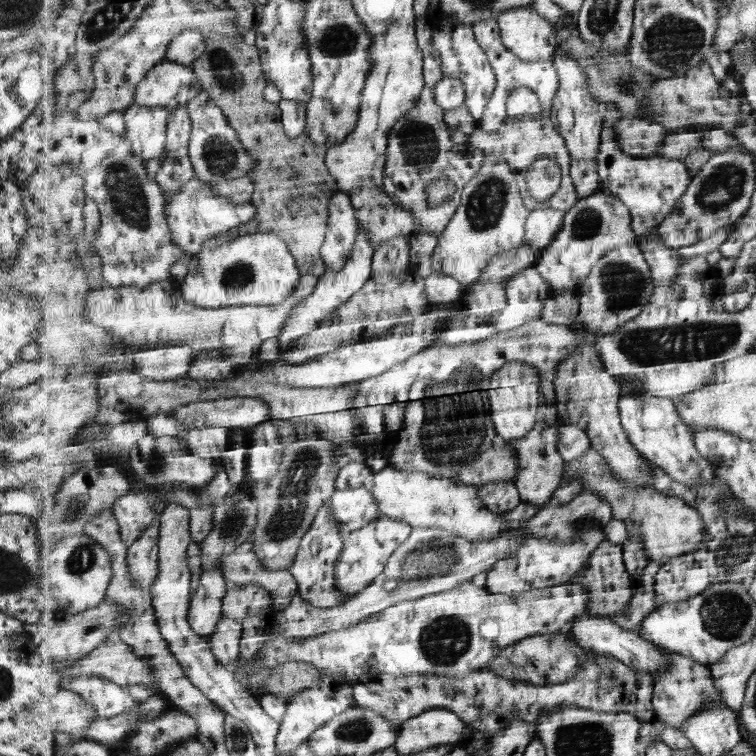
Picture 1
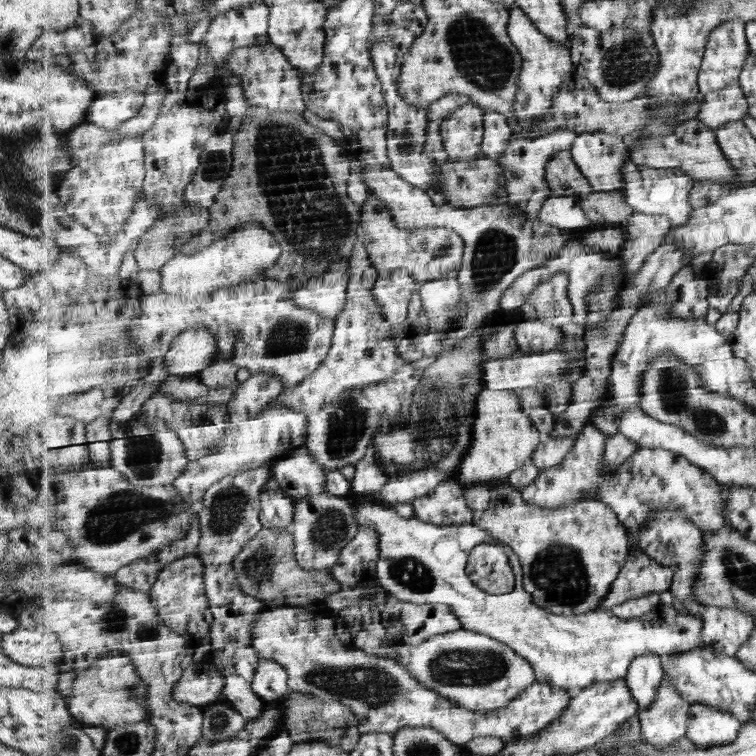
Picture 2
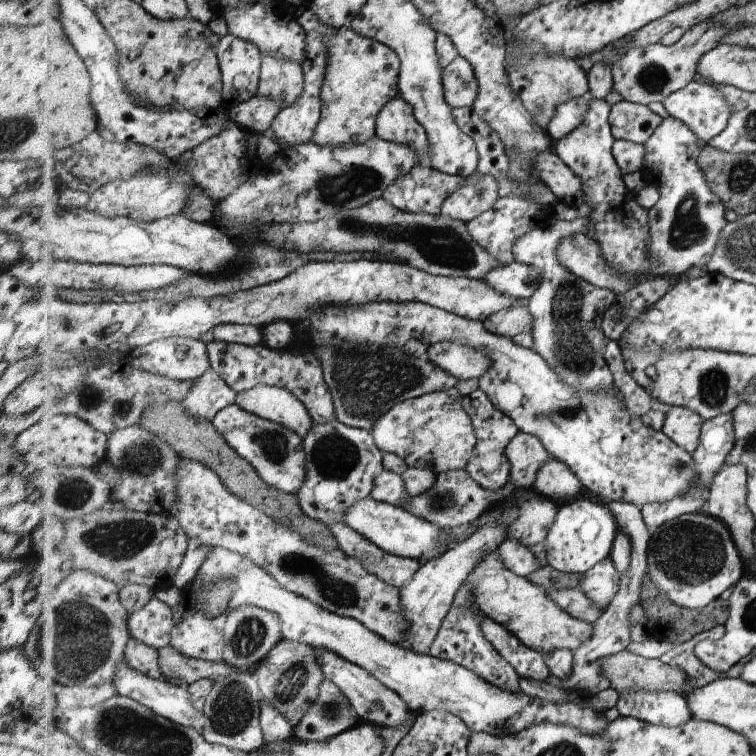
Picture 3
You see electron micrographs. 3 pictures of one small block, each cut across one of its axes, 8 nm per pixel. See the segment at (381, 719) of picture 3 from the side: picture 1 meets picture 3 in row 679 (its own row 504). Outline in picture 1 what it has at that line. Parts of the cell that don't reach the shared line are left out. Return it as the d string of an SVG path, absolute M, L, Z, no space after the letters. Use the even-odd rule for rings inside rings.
M367 486L336 491L327 500L333 516L339 520L341 536L362 529L380 518L379 504Z

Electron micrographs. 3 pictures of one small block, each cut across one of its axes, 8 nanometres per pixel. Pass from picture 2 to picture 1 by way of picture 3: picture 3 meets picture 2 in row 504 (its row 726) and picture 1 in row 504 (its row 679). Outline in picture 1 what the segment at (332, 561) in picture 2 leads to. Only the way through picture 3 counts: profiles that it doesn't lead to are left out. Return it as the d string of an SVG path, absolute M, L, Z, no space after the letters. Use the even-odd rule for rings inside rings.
M326 501L319 510L313 526L302 539L295 563L290 566L290 571L298 581L298 592L305 601L318 607L334 607L347 601L347 594L337 588L337 559L341 556L344 546L344 536L341 536L339 520L333 516L331 506Z

